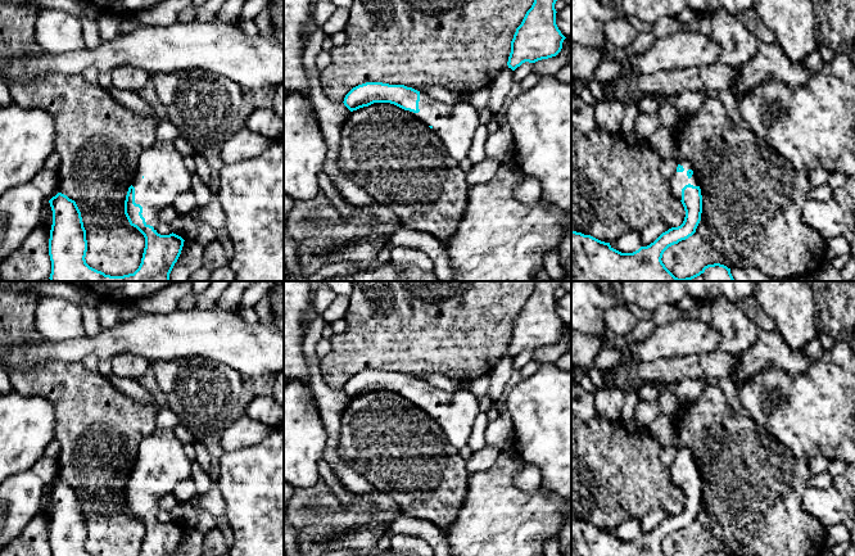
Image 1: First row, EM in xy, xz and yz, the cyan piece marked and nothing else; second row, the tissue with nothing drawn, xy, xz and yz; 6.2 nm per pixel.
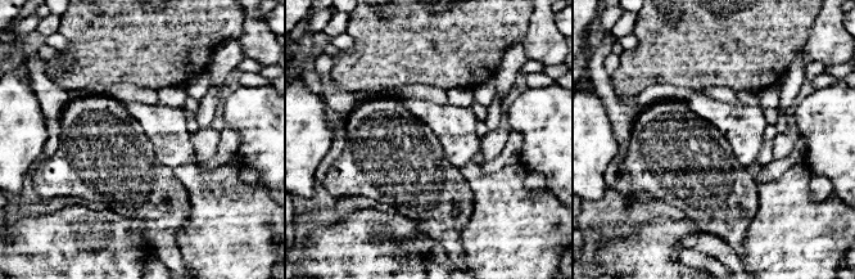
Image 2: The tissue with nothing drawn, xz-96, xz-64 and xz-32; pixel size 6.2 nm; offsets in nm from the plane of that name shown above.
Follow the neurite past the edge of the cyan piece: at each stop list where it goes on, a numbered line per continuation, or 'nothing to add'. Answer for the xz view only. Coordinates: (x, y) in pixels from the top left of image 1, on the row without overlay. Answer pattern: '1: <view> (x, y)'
1: xz (455, 412)

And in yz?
1: yz (679, 468)

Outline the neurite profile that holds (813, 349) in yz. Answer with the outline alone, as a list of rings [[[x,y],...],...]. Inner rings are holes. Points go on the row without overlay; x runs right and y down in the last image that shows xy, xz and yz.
[[[818,338],[810,340],[801,351],[813,361],[816,361],[824,353],[824,349]]]

